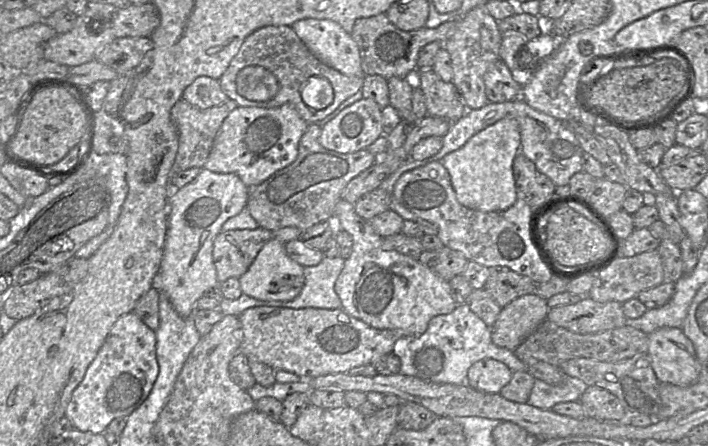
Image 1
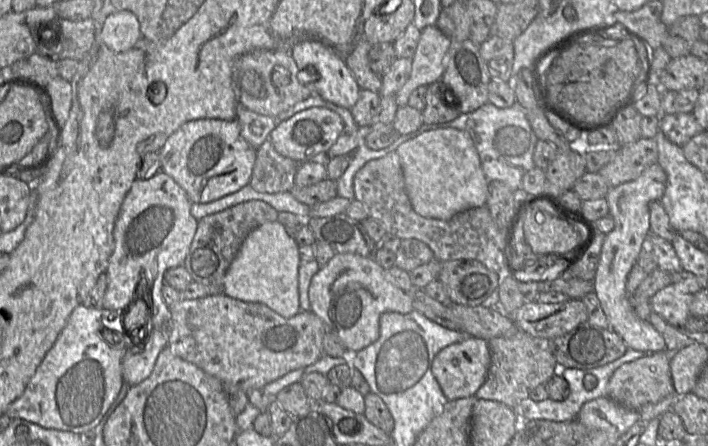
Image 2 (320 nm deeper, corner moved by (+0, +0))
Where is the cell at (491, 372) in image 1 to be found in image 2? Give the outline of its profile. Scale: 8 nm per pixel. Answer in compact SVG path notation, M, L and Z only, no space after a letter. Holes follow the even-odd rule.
M466 336L462 341L443 348L434 357L431 369L444 396L451 401L475 395L486 380L490 361L488 341Z

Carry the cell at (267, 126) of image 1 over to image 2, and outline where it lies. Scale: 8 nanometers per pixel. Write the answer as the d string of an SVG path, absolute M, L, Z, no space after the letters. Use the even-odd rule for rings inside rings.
M236 118L231 121L197 119L186 122L174 132L158 154L161 171L176 181L192 203L209 203L237 192L250 183L257 150L243 138L241 126Z

